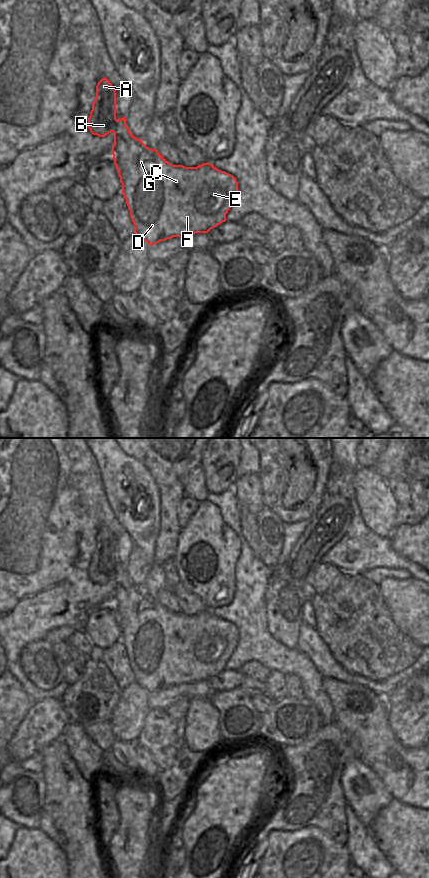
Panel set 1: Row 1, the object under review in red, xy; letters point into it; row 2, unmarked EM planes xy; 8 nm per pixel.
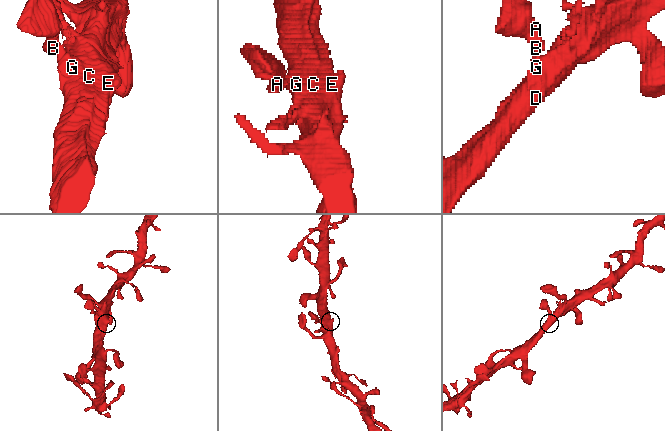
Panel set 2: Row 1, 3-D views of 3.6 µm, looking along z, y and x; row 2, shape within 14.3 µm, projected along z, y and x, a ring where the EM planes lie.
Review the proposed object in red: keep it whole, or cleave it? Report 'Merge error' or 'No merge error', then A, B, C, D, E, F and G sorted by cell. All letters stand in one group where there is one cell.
No merge error. Groups: A B C D E F G

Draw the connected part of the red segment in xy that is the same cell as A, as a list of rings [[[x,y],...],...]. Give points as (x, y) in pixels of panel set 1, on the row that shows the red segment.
[[[103,77],[96,86],[96,98],[88,118],[93,135],[114,133],[112,155],[122,184],[134,233],[149,245],[183,235],[208,233],[226,221],[226,214],[238,196],[236,178],[211,163],[185,167],[169,163],[156,149],[137,139],[126,124],[126,117],[116,119],[116,90]]]

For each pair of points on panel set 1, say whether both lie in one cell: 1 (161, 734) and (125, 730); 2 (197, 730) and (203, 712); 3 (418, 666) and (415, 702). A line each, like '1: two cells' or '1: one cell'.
1: two cells
2: one cell
3: two cells

